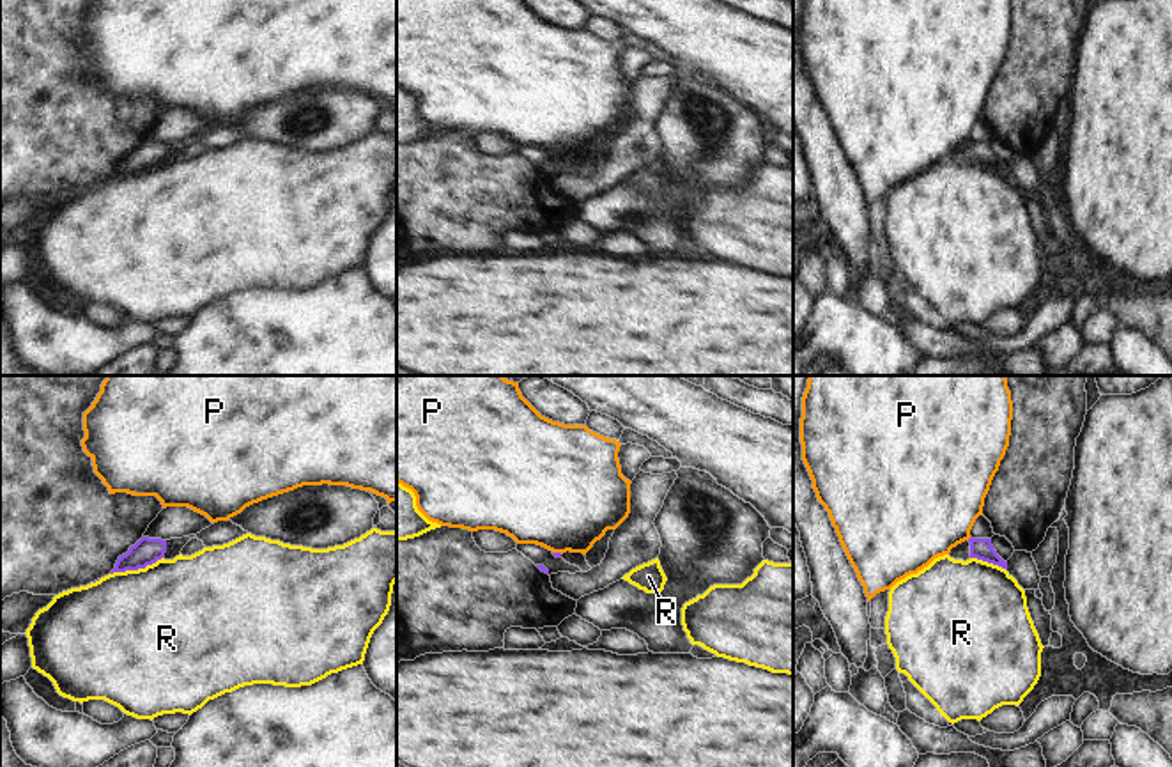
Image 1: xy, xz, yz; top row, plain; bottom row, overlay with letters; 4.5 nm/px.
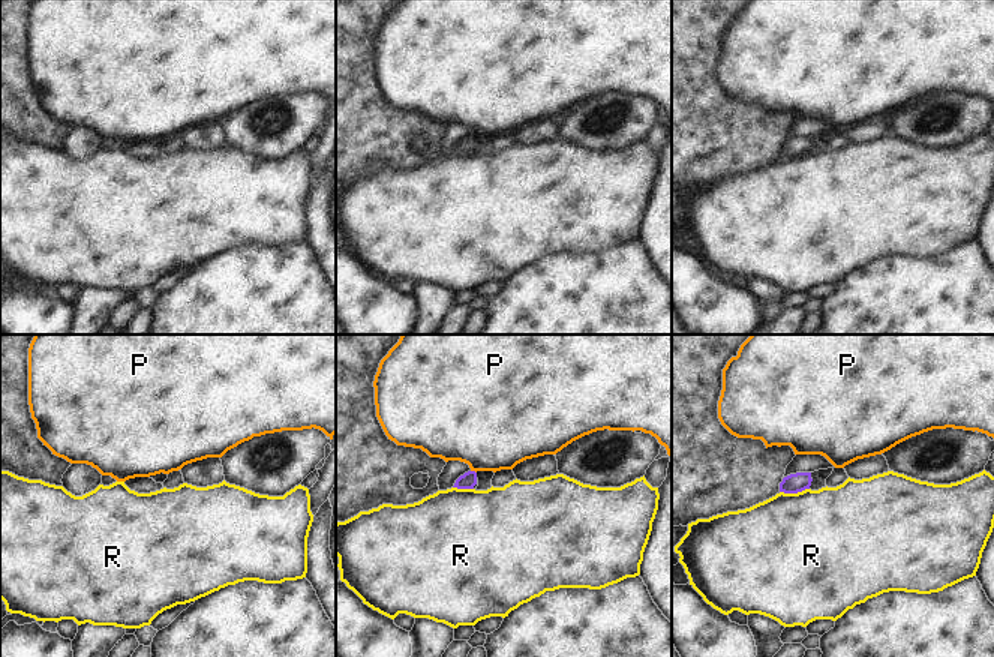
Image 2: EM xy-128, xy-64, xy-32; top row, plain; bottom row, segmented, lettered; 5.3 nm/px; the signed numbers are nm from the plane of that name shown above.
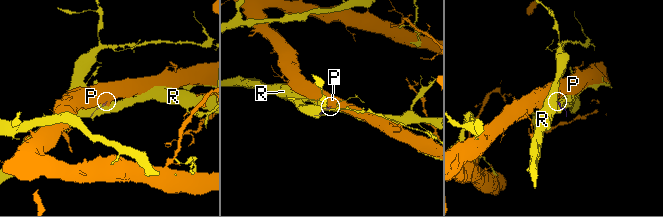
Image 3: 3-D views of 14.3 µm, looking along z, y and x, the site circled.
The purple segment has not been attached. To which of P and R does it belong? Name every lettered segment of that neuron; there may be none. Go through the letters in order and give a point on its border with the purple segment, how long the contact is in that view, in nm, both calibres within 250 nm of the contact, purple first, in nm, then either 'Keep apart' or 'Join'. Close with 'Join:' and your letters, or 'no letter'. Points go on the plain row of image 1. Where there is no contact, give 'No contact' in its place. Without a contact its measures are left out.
P: Touches purple at xz (558, 156). Shared border 50 nm. Thickness 30 nm (purple) against 480 nm. Keep apart
R: Touches purple at xy (135, 172). Shared border 260 nm. Thickness 120 nm (purple) against 500 nm. Keep apart
Join: no letter

